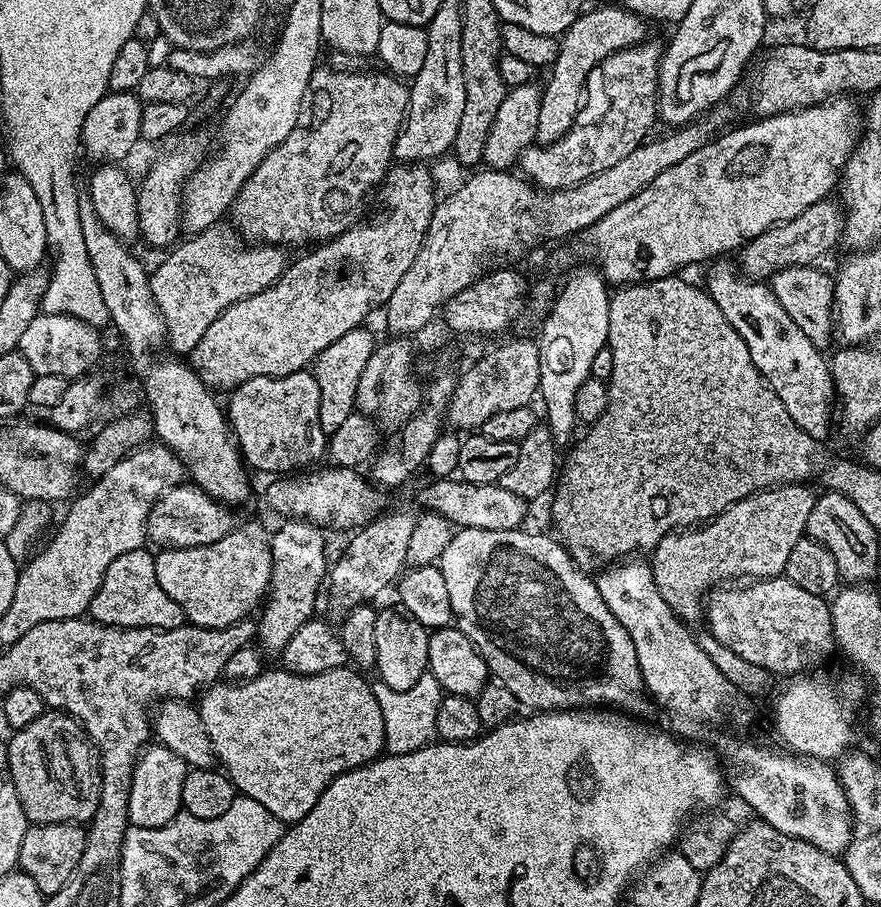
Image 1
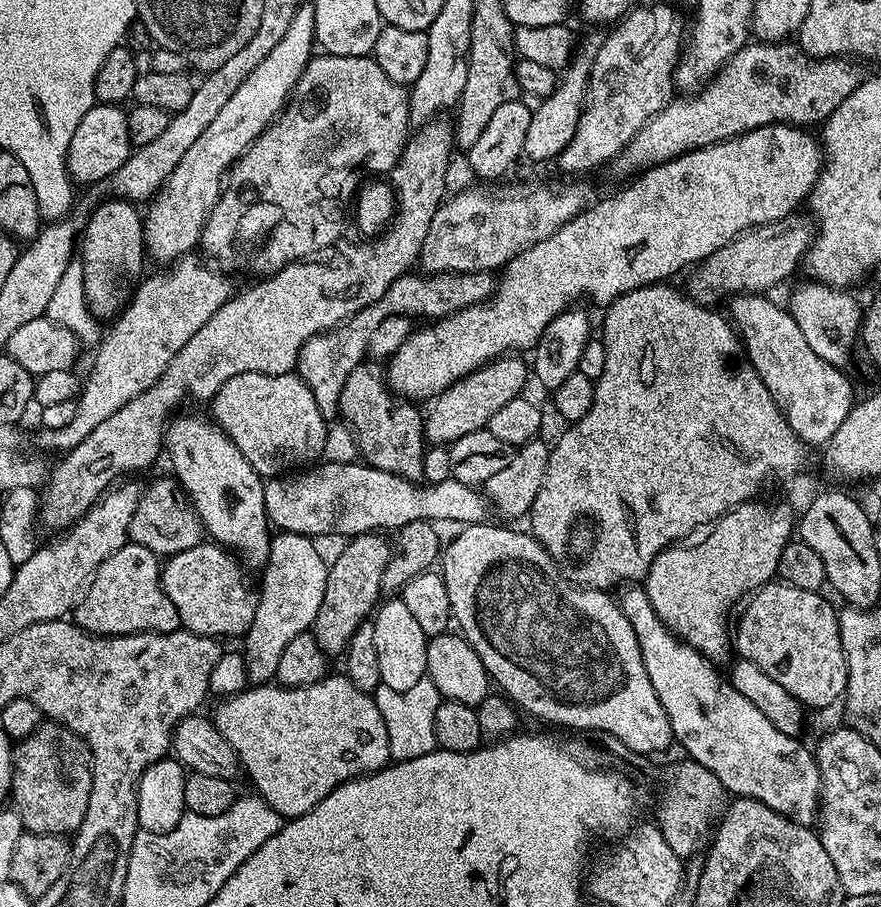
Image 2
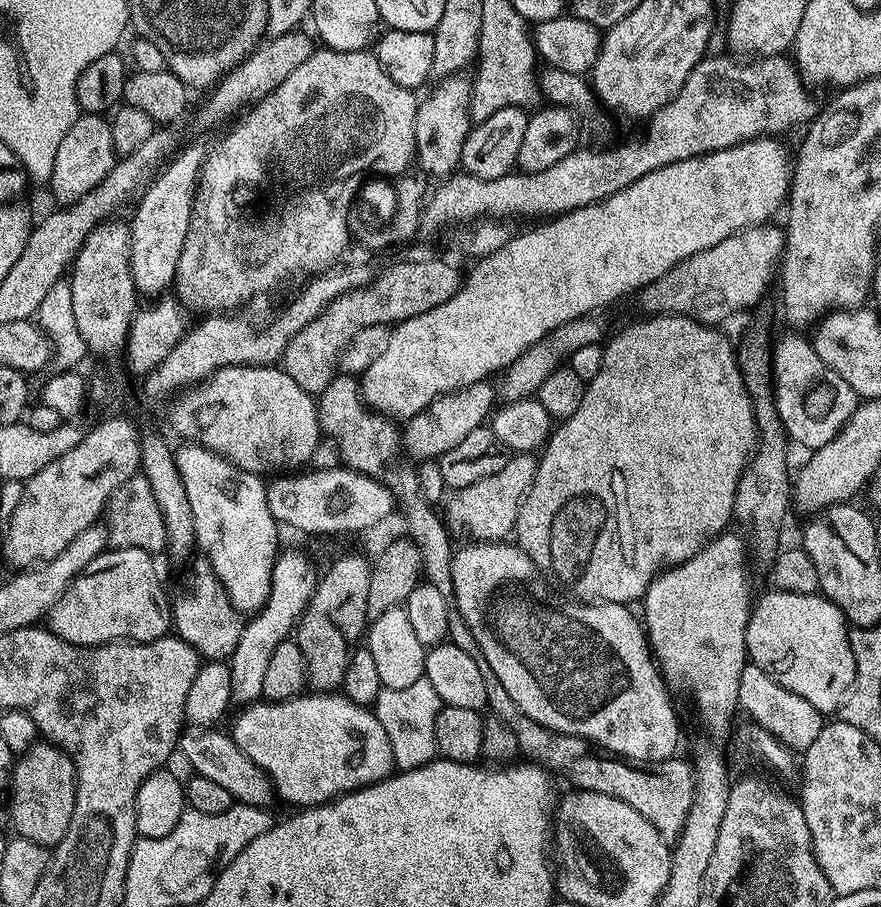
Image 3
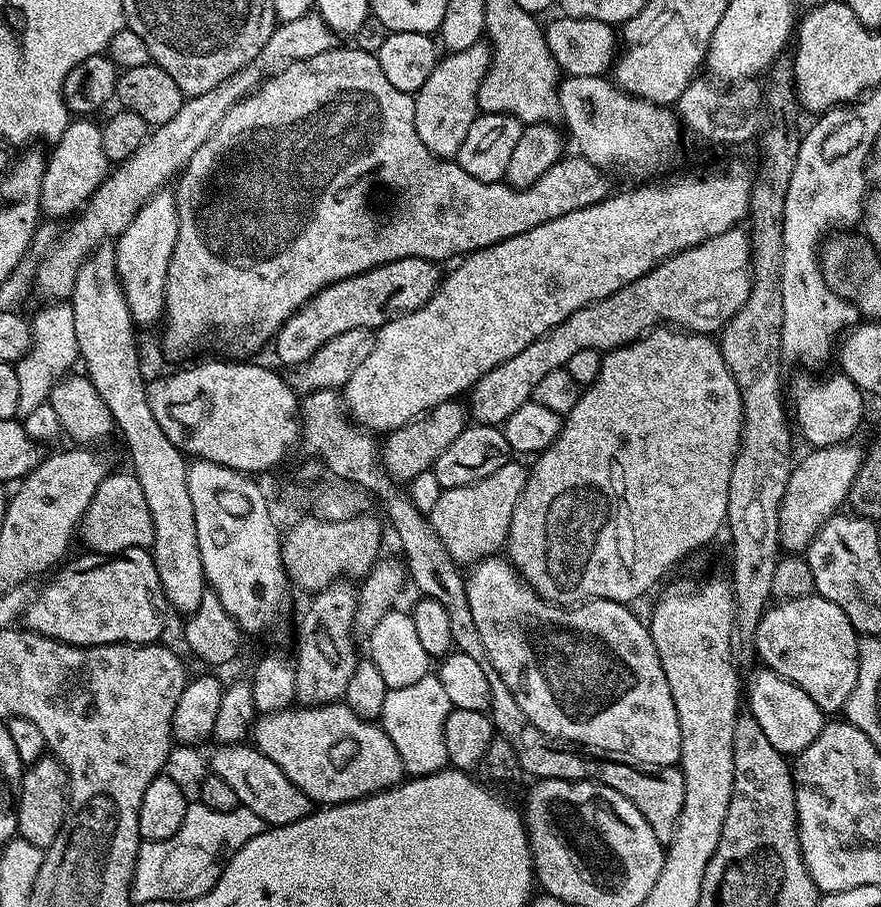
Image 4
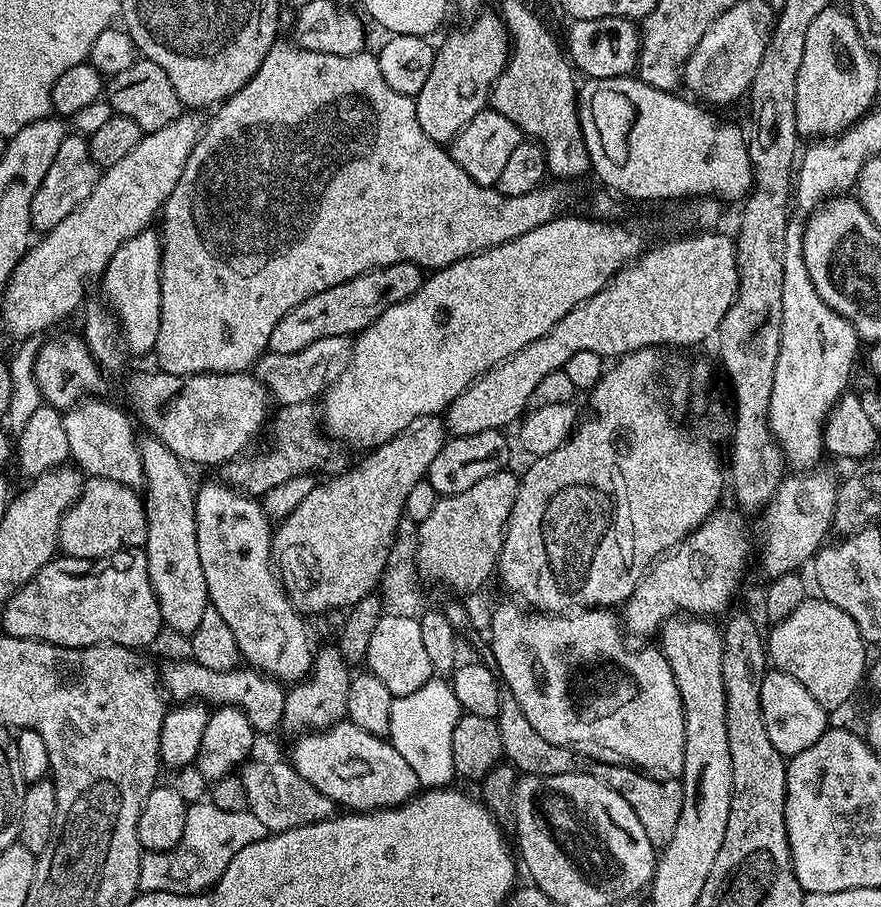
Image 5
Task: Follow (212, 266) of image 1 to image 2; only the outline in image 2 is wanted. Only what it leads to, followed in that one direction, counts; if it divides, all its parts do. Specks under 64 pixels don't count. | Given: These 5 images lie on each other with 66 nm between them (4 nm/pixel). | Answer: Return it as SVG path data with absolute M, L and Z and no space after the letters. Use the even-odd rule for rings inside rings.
M196 254L181 256L179 260L167 265L163 270L156 270L160 272L146 277L137 286L132 301L129 304L127 301L126 307L119 313L118 318L111 321L112 329L109 332L107 329L100 343L95 345L96 357L92 360L88 381L87 378L83 381L82 391L76 400L74 418L70 418L57 428L41 427L40 433L36 436L37 449L45 453L63 454L69 452L74 446L78 446L78 442L82 442L86 434L91 434L98 425L106 422L106 418L110 418L114 410L122 410L122 406L126 406L130 398L142 394L147 388L156 384L157 378L163 374L164 367L172 361L174 354L178 354L178 350L182 350L182 346L186 346L186 342L190 342L190 338L194 338L194 334L198 334L198 330L202 330L202 326L206 326L206 322L210 322L210 318L214 318L219 308L230 299L234 294L234 287L232 288L231 282L223 276L225 273L219 267L216 269L203 264L208 262L197 256Z

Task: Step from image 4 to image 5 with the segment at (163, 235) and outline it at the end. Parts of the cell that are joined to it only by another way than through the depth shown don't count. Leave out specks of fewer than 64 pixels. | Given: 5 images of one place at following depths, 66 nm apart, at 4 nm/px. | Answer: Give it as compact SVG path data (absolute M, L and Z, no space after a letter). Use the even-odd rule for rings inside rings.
M145 230L122 242L122 246L114 250L114 258L110 258L98 287L104 291L103 303L120 326L125 349L131 355L132 352L136 356L147 352L149 355L158 342L158 322L162 316L159 231Z

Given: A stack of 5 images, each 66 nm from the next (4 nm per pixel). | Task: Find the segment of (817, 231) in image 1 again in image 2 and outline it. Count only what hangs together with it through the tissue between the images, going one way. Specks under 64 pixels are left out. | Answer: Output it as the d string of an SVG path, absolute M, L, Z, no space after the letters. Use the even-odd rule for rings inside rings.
M793 214L787 220L775 220L774 223L766 224L763 228L754 228L743 236L736 237L726 246L714 250L714 254L710 254L707 260L695 265L693 272L696 273L688 280L687 295L691 296L697 304L716 306L723 296L731 298L737 294L764 294L769 291L767 288L782 283L799 264L801 267L814 239L813 221L807 215L806 217L800 215Z

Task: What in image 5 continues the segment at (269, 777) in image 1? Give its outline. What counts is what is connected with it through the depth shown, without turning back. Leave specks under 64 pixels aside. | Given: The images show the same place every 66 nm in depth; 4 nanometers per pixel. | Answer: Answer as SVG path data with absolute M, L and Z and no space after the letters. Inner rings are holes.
M345 718L339 724L332 724L325 728L323 732L310 732L299 737L300 740L292 748L290 763L293 768L310 782L326 798L332 800L333 805L341 809L353 812L375 812L377 808L391 808L398 804L405 804L406 801L413 799L421 791L421 784L410 770L406 758L394 750L394 746L383 736L375 736L358 726L354 726L352 721Z

